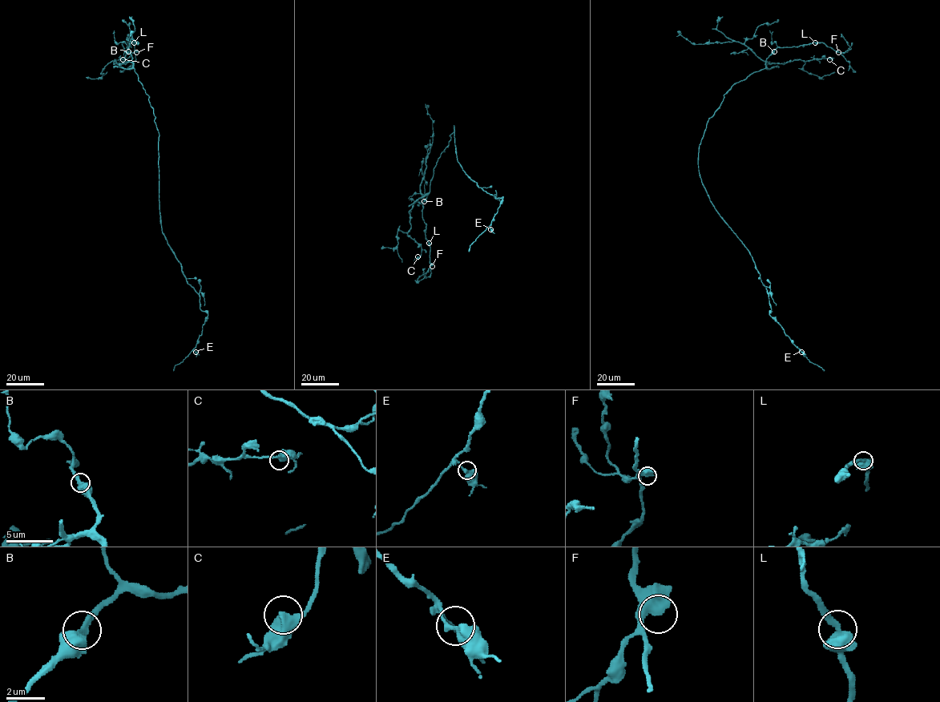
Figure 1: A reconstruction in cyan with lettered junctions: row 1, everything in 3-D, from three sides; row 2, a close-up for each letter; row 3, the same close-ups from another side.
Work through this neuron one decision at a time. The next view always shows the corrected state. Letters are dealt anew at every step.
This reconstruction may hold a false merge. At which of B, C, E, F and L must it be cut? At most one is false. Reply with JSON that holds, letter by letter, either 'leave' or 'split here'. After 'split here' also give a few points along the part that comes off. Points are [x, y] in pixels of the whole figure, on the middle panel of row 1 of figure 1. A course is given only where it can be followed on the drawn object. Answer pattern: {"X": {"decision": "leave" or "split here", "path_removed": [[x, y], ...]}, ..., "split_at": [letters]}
{"B": {"decision": "leave"}, "C": {"decision": "leave"}, "E": {"decision": "leave"}, "F": {"decision": "leave"}, "L": {"decision": "leave"}, "split_at": []}

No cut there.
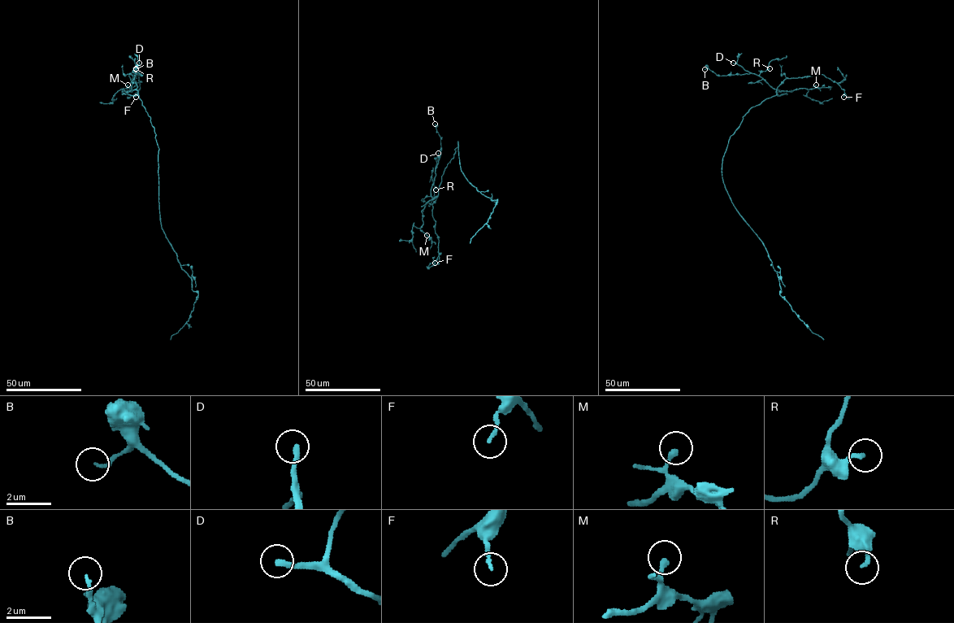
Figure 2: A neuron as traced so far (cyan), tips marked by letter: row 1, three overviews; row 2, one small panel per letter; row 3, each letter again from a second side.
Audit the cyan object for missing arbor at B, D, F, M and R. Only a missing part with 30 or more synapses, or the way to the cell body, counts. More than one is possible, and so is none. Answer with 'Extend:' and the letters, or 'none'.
Extend: D

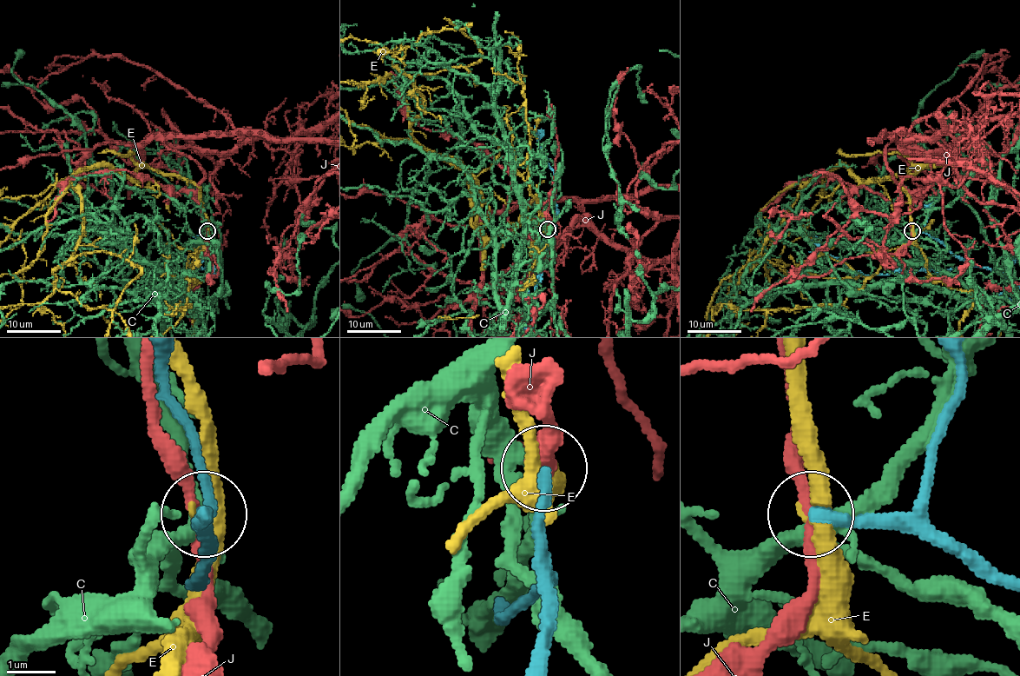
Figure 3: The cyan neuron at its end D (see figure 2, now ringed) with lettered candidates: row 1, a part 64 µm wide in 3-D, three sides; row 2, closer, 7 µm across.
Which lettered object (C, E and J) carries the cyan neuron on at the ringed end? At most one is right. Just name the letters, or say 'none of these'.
none of these

